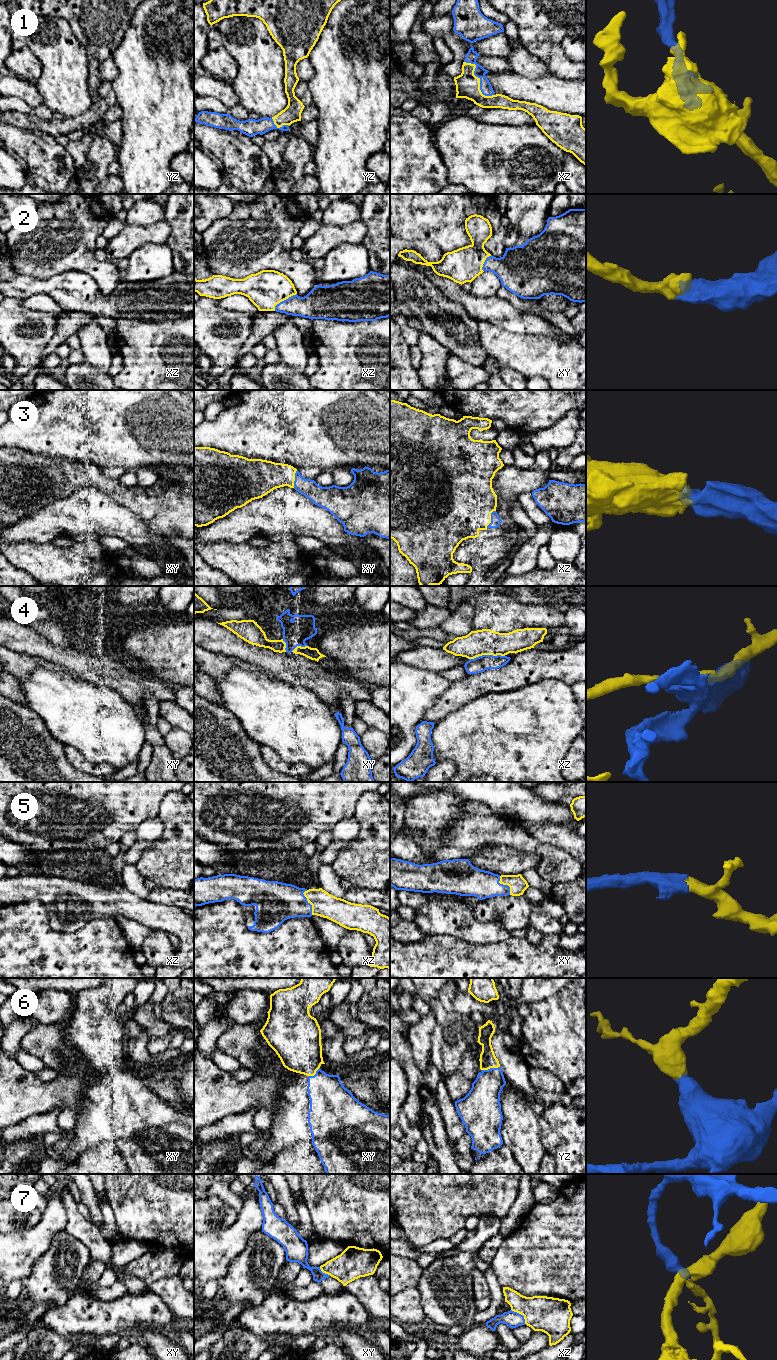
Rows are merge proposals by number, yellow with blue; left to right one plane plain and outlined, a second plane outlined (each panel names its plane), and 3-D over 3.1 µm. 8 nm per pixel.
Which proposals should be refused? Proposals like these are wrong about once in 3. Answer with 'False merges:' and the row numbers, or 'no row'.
False merges: 4, 7

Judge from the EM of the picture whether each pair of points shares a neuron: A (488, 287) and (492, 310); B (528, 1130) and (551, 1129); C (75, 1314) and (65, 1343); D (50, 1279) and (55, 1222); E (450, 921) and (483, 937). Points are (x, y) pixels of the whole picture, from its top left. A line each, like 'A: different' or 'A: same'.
A: different
B: different
C: different
D: different
E: same

